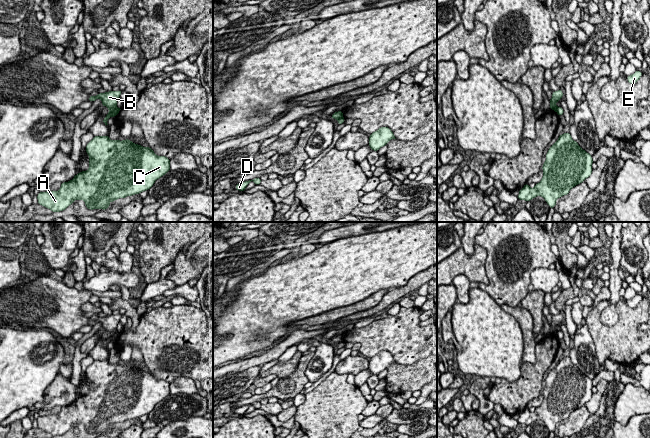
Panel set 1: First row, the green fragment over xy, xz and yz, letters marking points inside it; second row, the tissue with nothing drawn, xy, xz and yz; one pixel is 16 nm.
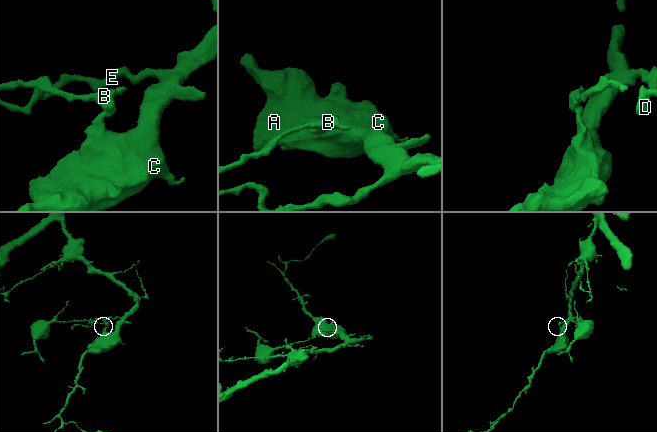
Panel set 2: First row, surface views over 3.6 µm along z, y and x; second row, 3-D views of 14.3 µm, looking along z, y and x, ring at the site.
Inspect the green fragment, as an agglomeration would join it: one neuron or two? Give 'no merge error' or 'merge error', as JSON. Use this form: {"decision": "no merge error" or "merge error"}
{"decision": "merge error"}

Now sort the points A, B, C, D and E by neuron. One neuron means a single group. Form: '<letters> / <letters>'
A C D E / B

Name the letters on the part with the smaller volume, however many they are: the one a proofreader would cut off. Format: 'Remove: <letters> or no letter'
Remove: B

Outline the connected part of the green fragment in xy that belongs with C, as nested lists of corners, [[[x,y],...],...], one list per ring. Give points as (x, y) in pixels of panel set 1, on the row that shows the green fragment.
[[[109,135],[94,136],[86,145],[86,153],[89,156],[89,169],[76,174],[68,182],[61,183],[56,191],[39,192],[38,204],[52,212],[65,210],[74,200],[83,199],[85,206],[90,209],[109,208],[109,202],[125,198],[143,191],[149,190],[155,181],[170,171],[170,159],[158,156],[149,147],[135,144],[129,139],[110,140]]]

